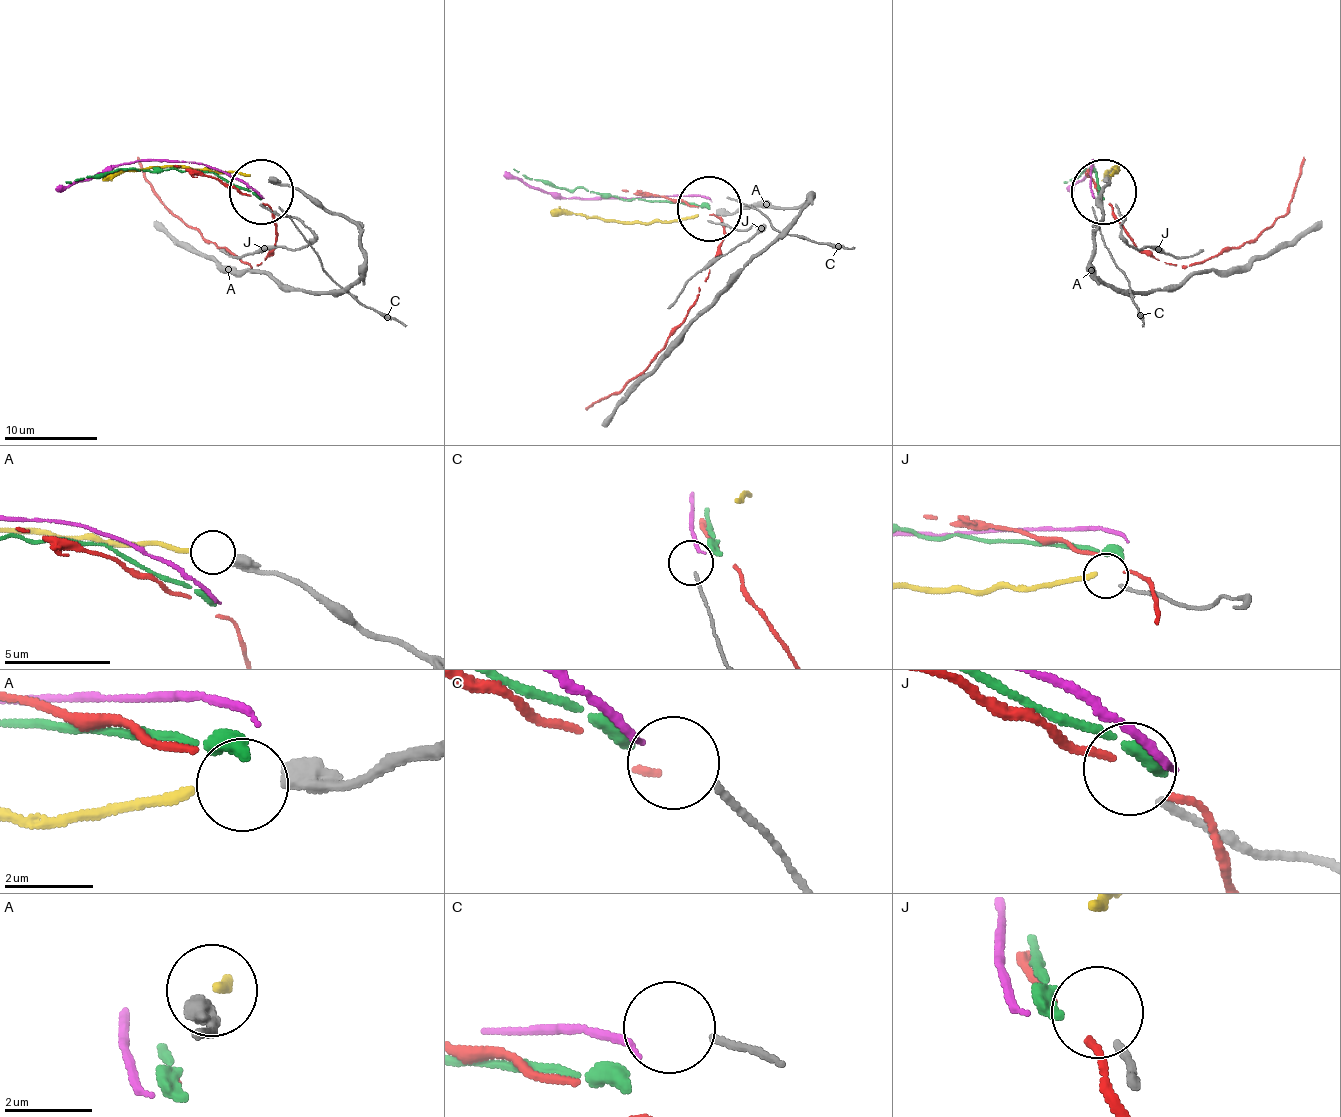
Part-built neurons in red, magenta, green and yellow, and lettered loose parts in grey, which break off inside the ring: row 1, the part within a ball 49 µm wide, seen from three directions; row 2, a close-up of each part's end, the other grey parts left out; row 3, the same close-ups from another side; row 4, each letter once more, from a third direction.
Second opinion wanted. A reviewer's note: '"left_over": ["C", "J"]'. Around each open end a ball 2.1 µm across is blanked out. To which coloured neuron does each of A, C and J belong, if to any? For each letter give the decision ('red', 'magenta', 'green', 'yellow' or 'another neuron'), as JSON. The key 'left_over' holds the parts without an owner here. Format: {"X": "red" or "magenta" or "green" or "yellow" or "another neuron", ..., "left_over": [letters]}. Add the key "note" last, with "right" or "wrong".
{"A": "yellow", "C": "another neuron", "J": "another neuron", "left_over": ["C", "J"], "note": "right"}

